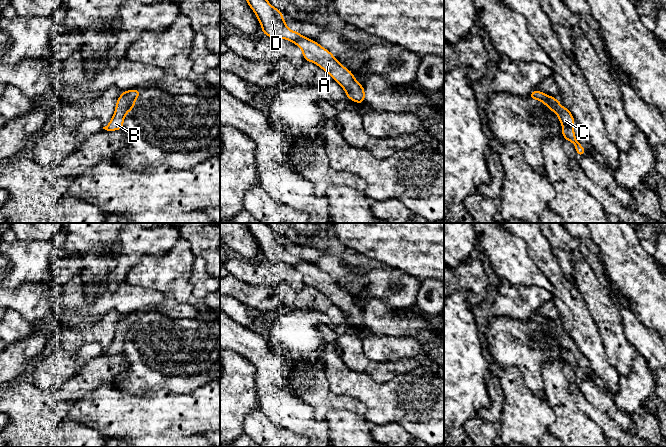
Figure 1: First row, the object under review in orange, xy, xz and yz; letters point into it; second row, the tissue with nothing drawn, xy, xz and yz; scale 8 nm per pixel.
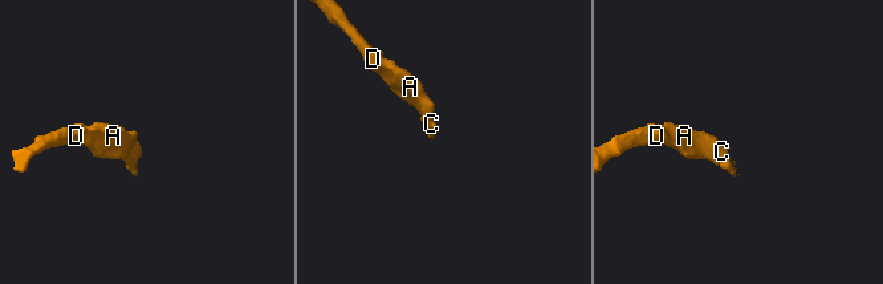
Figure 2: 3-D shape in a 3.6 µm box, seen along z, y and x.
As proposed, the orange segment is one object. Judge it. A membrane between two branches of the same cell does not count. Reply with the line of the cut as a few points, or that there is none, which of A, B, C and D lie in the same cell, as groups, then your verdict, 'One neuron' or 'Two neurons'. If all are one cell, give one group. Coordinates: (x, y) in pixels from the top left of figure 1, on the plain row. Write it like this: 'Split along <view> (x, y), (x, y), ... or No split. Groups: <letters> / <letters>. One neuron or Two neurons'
No split. Groups: A B C D. One neuron

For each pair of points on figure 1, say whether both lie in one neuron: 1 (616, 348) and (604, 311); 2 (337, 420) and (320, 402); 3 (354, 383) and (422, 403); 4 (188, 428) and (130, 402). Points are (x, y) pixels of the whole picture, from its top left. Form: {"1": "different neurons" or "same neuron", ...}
{"1": "same neuron", "2": "different neurons", "3": "same neuron", "4": "same neuron"}

